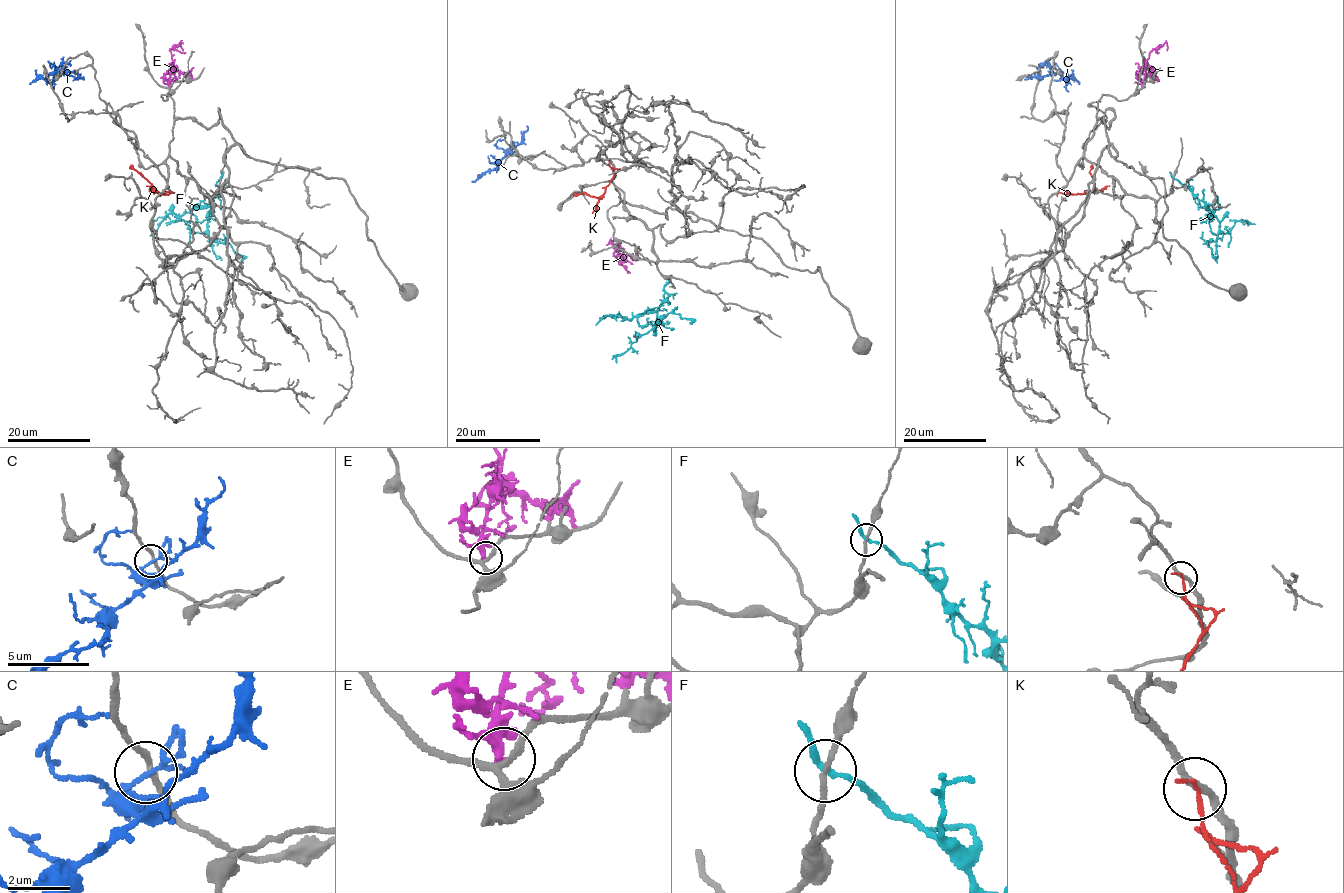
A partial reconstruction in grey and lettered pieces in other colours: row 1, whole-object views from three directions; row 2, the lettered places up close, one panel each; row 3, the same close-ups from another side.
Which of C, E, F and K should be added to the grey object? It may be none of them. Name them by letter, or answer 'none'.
C

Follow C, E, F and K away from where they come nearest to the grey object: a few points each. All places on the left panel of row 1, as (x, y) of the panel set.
C: (66, 62), (63, 64), (65, 70), (56, 71), (50, 83), (35, 79), (29, 84)
E: (169, 87), (172, 72), (170, 50), (180, 42), (183, 51)
F: (220, 178), (216, 184), (220, 191), (210, 203), (208, 239), (227, 242), (243, 258), (243, 263)
K: (162, 192), (167, 195), (160, 193), (129, 167)

